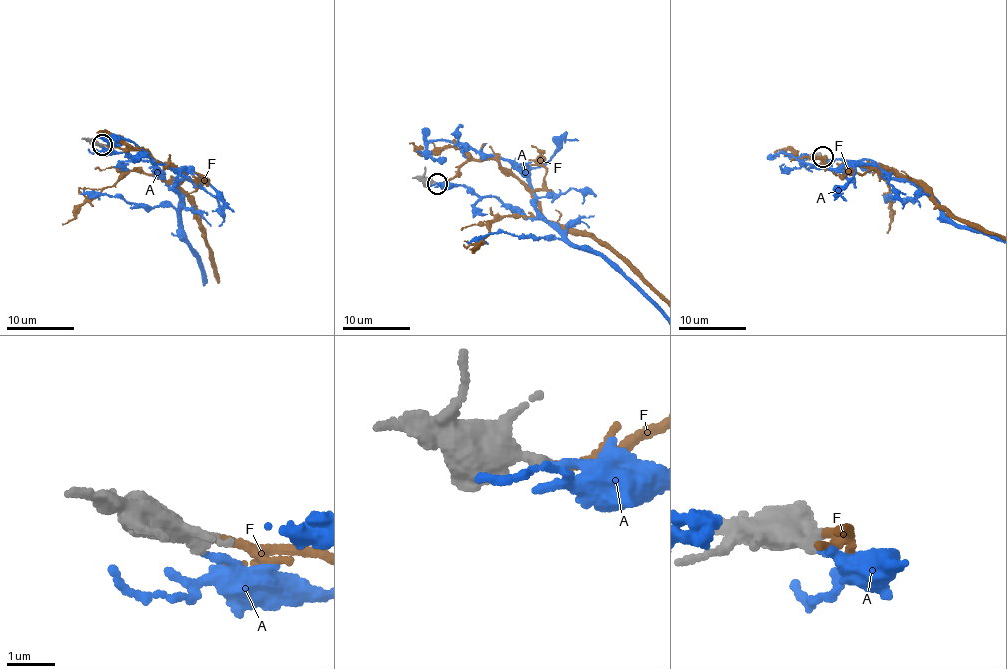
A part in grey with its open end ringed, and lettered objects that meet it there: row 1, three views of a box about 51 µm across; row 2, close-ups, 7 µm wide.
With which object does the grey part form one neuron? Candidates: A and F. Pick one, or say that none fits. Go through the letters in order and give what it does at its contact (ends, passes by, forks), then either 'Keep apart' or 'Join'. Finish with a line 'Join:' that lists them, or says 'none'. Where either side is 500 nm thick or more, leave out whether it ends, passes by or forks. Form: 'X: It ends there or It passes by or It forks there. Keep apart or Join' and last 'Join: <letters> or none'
A: It ends there. Keep apart
F: It forks there. Join
Join: F

